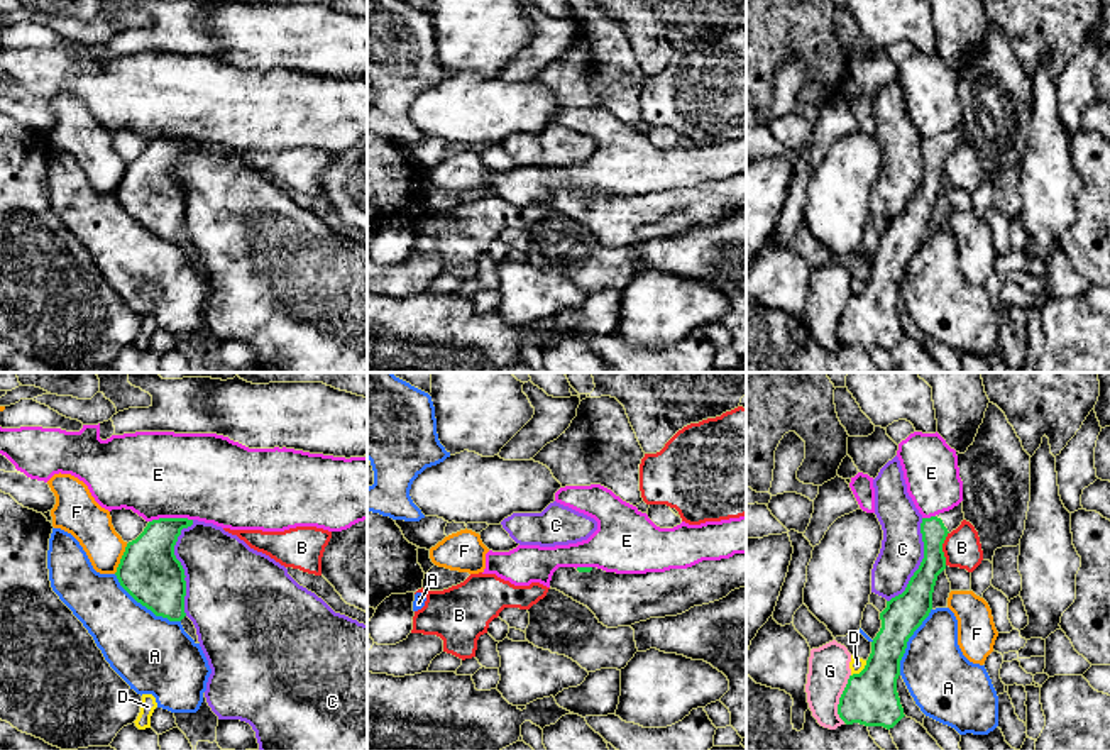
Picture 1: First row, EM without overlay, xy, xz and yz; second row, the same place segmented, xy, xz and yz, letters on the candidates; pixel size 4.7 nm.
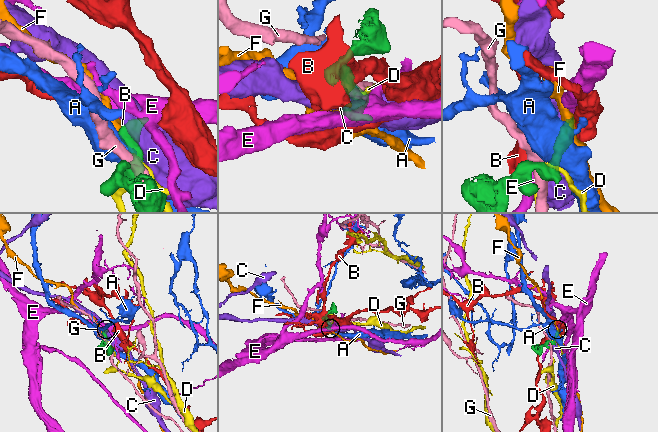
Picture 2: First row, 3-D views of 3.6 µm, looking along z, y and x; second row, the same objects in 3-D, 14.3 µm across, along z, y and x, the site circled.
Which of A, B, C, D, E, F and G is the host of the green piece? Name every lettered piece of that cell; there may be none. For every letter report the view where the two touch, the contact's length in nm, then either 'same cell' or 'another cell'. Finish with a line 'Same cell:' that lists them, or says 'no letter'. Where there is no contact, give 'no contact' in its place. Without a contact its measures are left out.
A: meets green in xy; contact 400 nm long; another cell
B: meets green in yz; contact 160 nm long; another cell
C: meets green in xy; contact 460 nm long; another cell
D: meets green in yz; contact 110 nm long; another cell
E: meets green in xy; contact 200 nm long; another cell
F: meets green in xy; contact 160 nm long; another cell
G: meets green in yz; contact 240 nm long; another cell
Same cell: no letter

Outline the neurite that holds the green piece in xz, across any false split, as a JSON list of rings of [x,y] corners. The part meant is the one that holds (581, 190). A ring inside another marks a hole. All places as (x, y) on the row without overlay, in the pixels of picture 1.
[[[746,174],[702,181],[687,190],[616,195],[597,188],[558,188],[550,208],[587,227],[607,249],[677,237],[746,207]]]

